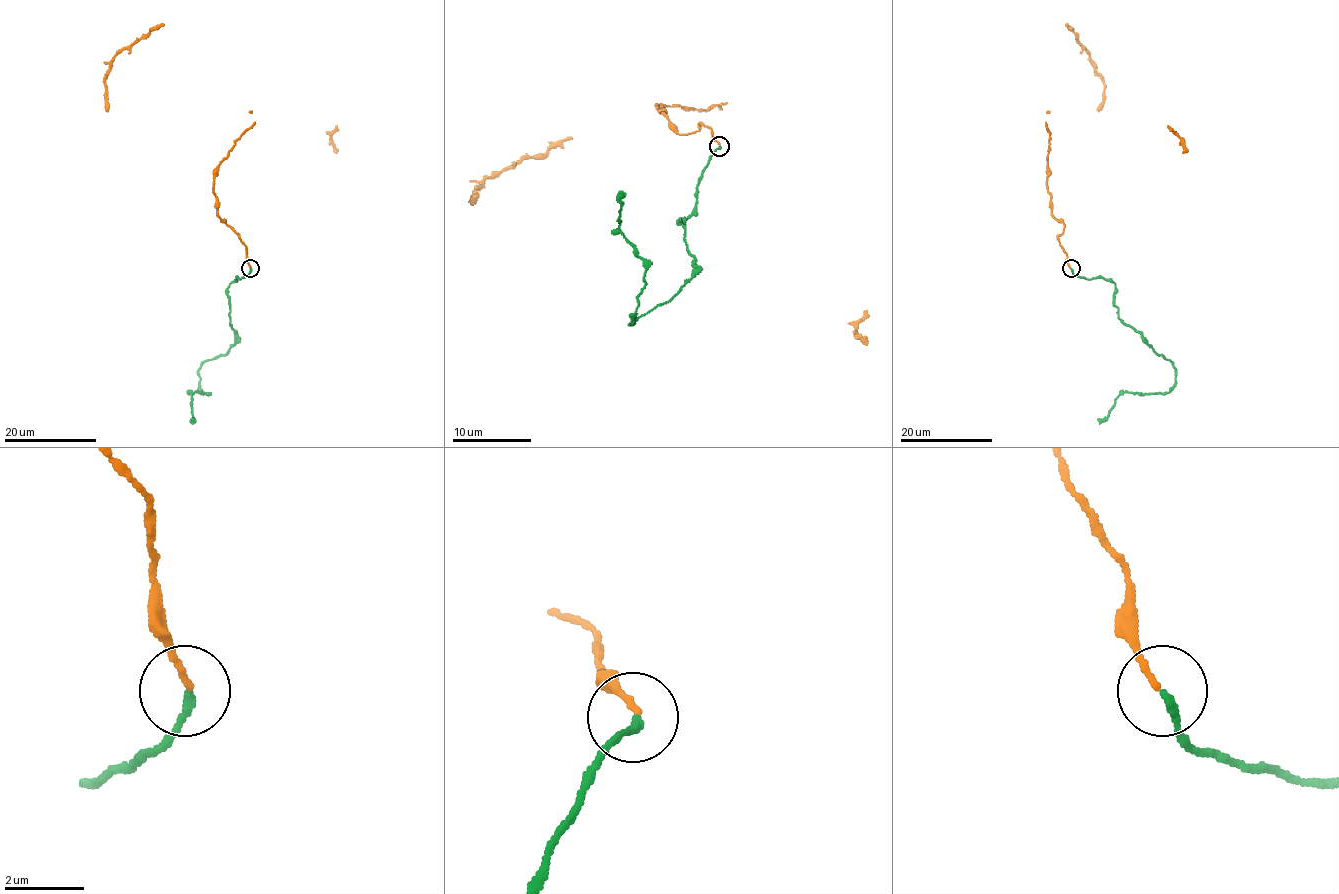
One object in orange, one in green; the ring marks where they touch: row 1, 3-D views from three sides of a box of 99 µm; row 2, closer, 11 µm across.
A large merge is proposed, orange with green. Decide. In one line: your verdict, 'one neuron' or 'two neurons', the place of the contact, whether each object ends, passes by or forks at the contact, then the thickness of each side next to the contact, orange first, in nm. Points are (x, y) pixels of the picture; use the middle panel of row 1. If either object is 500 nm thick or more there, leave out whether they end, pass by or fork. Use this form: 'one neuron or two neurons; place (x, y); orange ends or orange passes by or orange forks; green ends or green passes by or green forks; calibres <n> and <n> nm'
one neuron; place (719, 146); orange ends; green ends; calibres 130 and 200 nm

